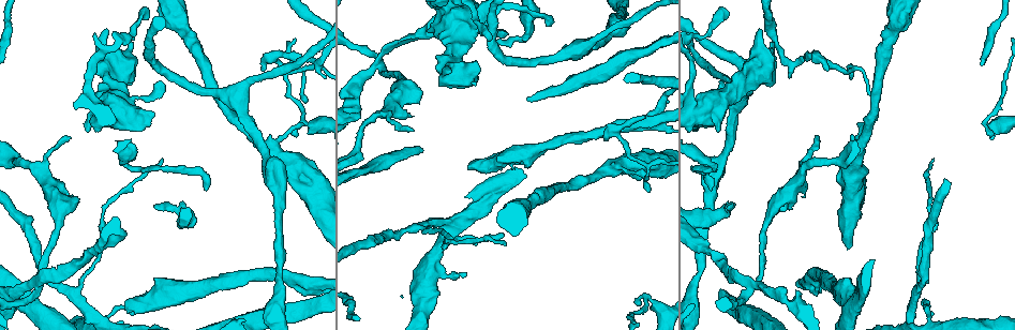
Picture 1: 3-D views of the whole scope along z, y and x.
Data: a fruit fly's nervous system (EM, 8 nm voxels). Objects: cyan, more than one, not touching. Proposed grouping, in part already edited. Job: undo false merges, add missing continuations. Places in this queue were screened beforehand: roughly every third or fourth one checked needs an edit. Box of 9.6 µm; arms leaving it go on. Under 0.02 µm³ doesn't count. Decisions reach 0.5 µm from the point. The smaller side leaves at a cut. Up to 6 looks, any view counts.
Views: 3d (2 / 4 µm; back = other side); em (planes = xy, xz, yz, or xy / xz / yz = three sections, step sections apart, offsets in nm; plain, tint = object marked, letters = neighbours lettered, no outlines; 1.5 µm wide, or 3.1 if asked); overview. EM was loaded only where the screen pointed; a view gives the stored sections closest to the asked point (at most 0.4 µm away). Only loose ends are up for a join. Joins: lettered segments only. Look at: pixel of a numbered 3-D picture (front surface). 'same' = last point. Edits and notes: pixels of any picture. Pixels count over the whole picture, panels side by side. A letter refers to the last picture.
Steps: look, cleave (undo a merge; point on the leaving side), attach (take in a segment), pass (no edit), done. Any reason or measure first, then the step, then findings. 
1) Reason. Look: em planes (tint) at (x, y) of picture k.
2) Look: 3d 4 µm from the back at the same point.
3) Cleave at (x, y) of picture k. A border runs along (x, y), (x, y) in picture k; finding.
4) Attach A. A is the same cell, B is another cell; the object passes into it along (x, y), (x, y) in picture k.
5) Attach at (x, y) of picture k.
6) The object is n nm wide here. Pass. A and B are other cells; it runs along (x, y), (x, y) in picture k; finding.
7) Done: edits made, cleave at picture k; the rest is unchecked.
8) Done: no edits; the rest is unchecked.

Branch stops here. Look: 3d 4 µm at (128, 308) of picture 1.

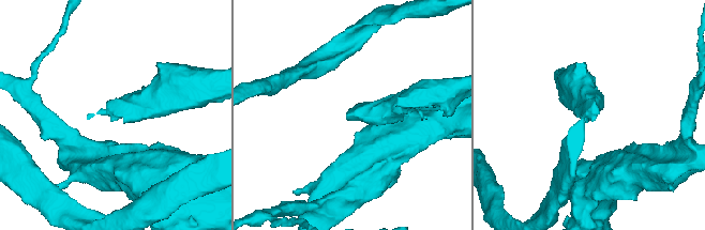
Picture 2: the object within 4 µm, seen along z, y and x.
Look: em planes (letters) at (108, 111) of picture 2.

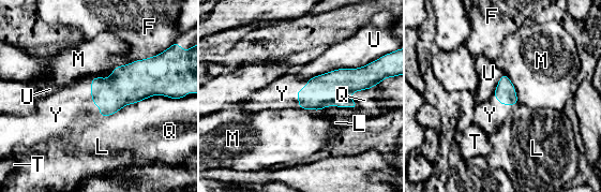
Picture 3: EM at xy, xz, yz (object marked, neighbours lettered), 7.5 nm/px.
Attach Y. Y is the same cell, F, L, M, Q, T and U are other cells; the object passes into it along (123, 87), (92, 98), (61, 109) in picture 3; it goes on there.

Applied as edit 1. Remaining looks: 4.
Sudden change in width. Look: em xz step 8 (tint) at (711, 192) of picture 1.

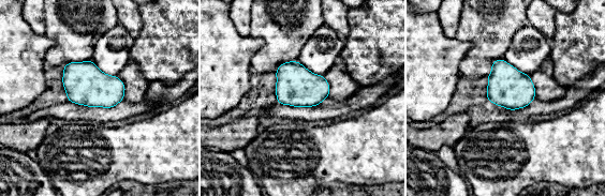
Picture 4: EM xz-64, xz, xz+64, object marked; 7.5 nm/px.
Another direction. Look: em planes (tint) at the same point.

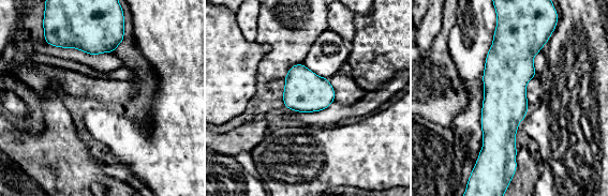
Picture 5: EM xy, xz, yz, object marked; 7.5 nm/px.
Look: em planes (letters) at the same point.

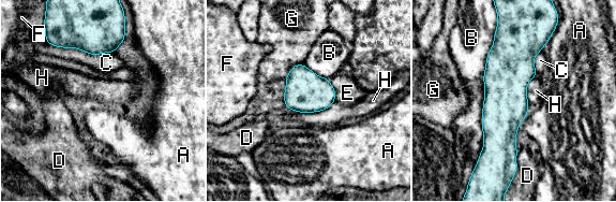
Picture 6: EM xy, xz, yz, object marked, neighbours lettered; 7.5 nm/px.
The longest contact is with B, 1000 nm. Pass. A, B, C, D, E, F, G and H are other cells; a border runs along (497, 25), (483, 75), (478, 156) in picture 6; one cell here.

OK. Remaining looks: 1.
Done: edits made, attach at picture 3; the rest is unchecked.

